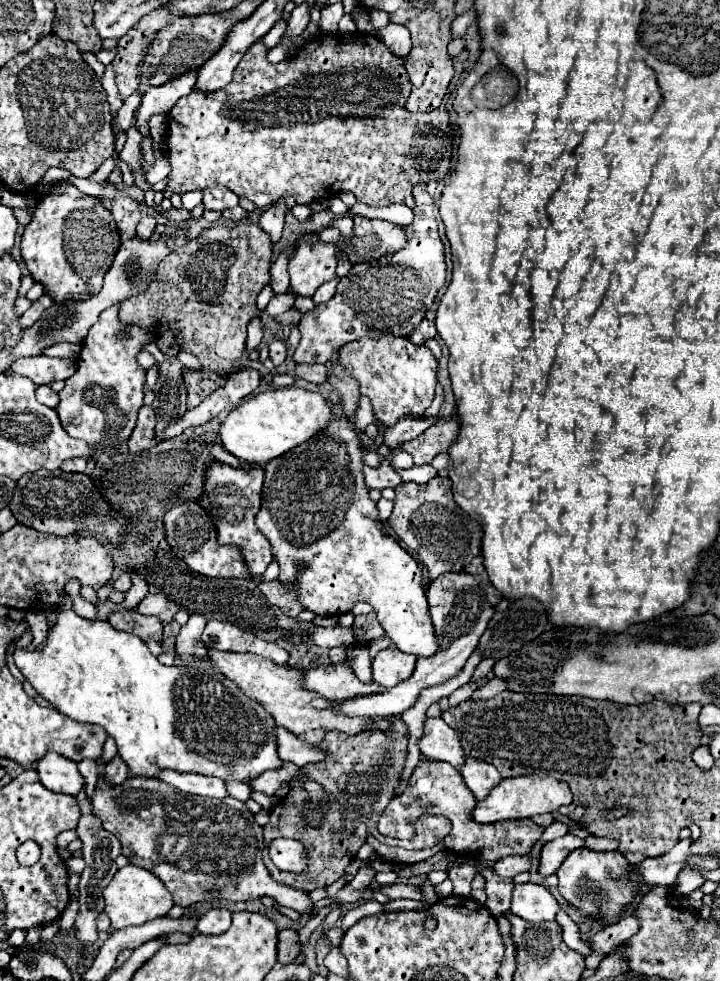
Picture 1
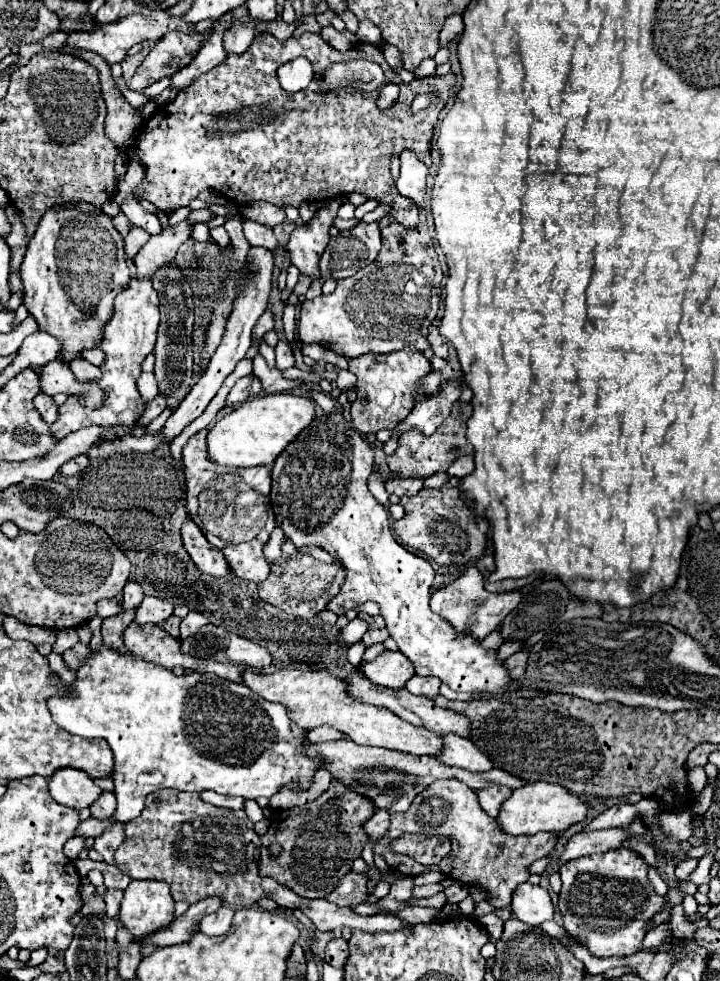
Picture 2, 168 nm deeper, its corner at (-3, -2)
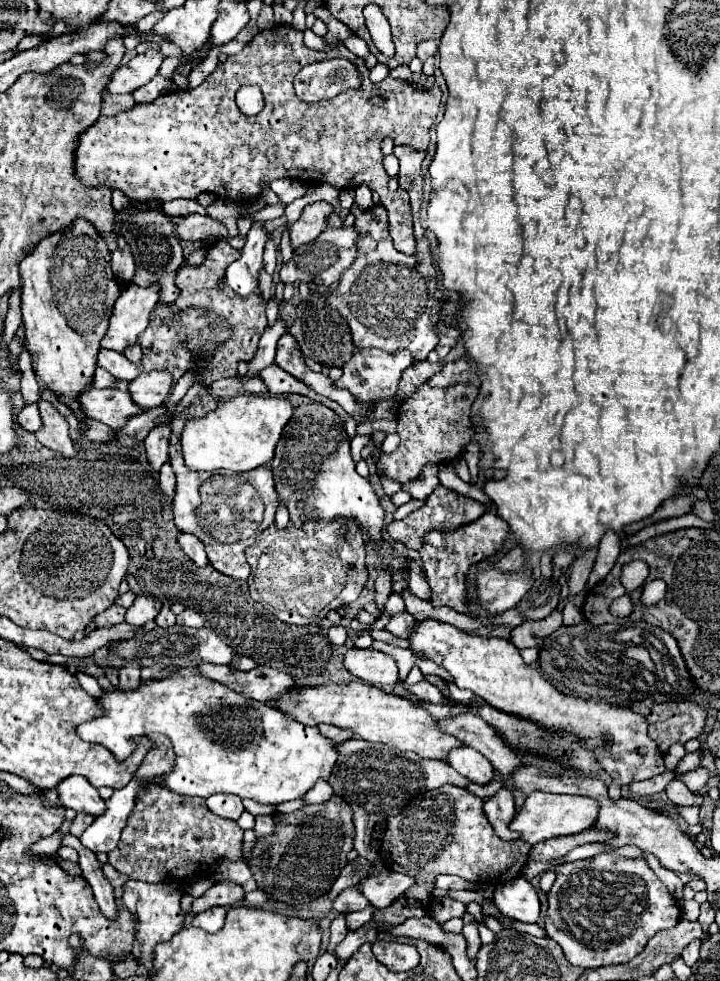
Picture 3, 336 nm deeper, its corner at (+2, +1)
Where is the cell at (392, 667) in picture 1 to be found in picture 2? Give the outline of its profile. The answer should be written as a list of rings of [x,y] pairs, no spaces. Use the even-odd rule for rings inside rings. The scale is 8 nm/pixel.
[[[391,650],[381,652],[371,662],[361,662],[361,670],[373,684],[385,688],[405,688],[405,682],[415,674],[409,658]]]

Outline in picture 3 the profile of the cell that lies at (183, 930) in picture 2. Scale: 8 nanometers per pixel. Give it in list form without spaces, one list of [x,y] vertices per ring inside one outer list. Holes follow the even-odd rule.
[[[216,881],[202,897],[194,899],[192,911],[188,913],[188,923],[200,911],[206,911],[206,909],[216,907],[216,905],[234,907],[234,905],[240,905],[242,899],[244,899],[244,889],[238,883],[232,883],[232,881]]]

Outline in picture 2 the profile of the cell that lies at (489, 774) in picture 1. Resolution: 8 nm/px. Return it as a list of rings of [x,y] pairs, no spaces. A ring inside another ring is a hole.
[[[487,786],[485,790],[477,790],[477,798],[479,798],[481,808],[493,818],[499,814],[501,802],[509,796],[511,796],[511,788],[507,788],[507,786]]]

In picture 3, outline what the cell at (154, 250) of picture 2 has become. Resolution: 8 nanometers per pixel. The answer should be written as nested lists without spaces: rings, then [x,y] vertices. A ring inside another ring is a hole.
[[[188,215],[188,217],[172,217],[178,229],[178,235],[186,241],[204,241],[208,239],[228,239],[228,231],[220,221],[202,215]]]

